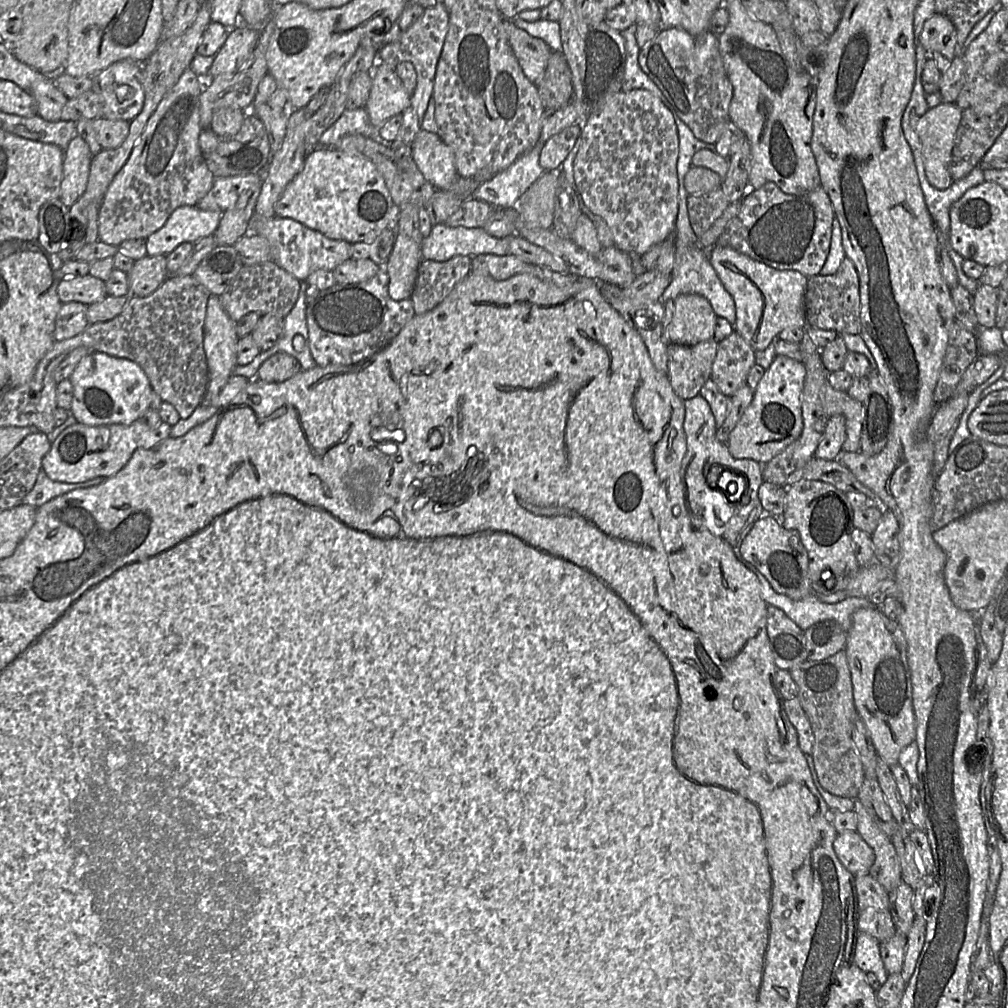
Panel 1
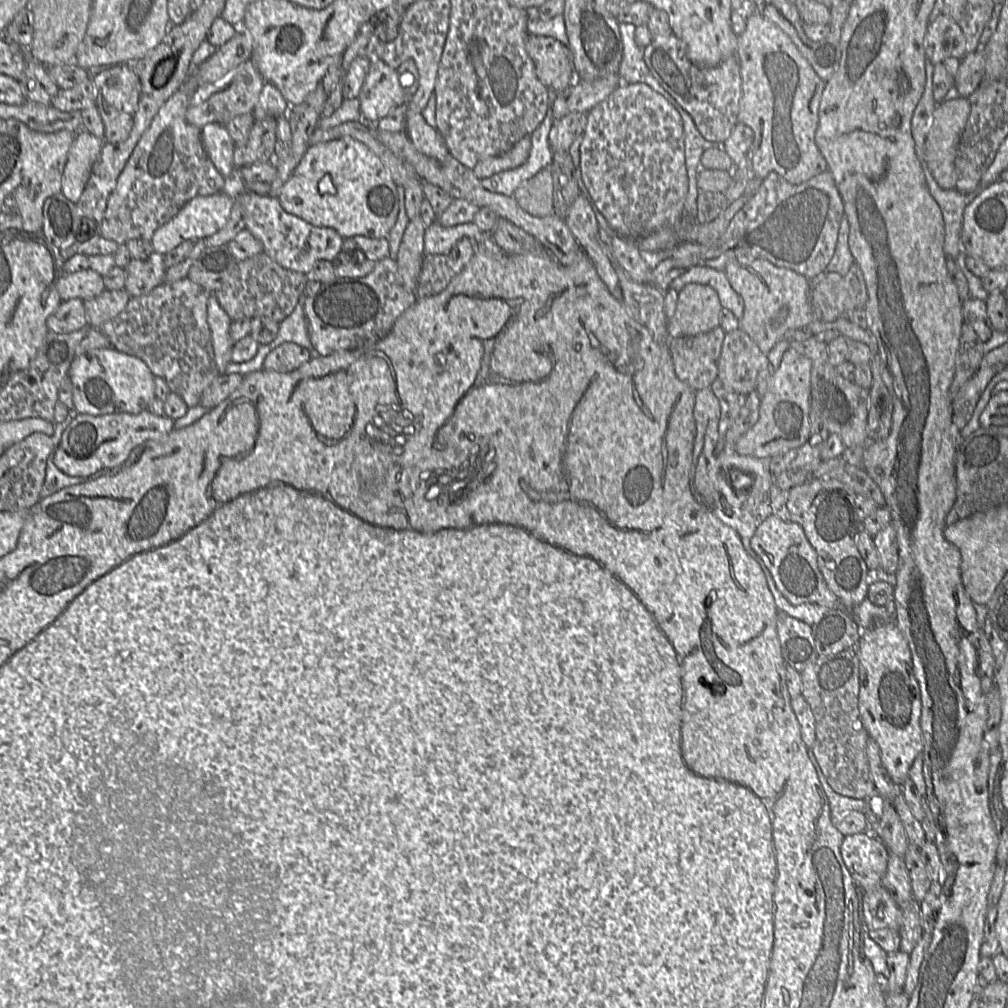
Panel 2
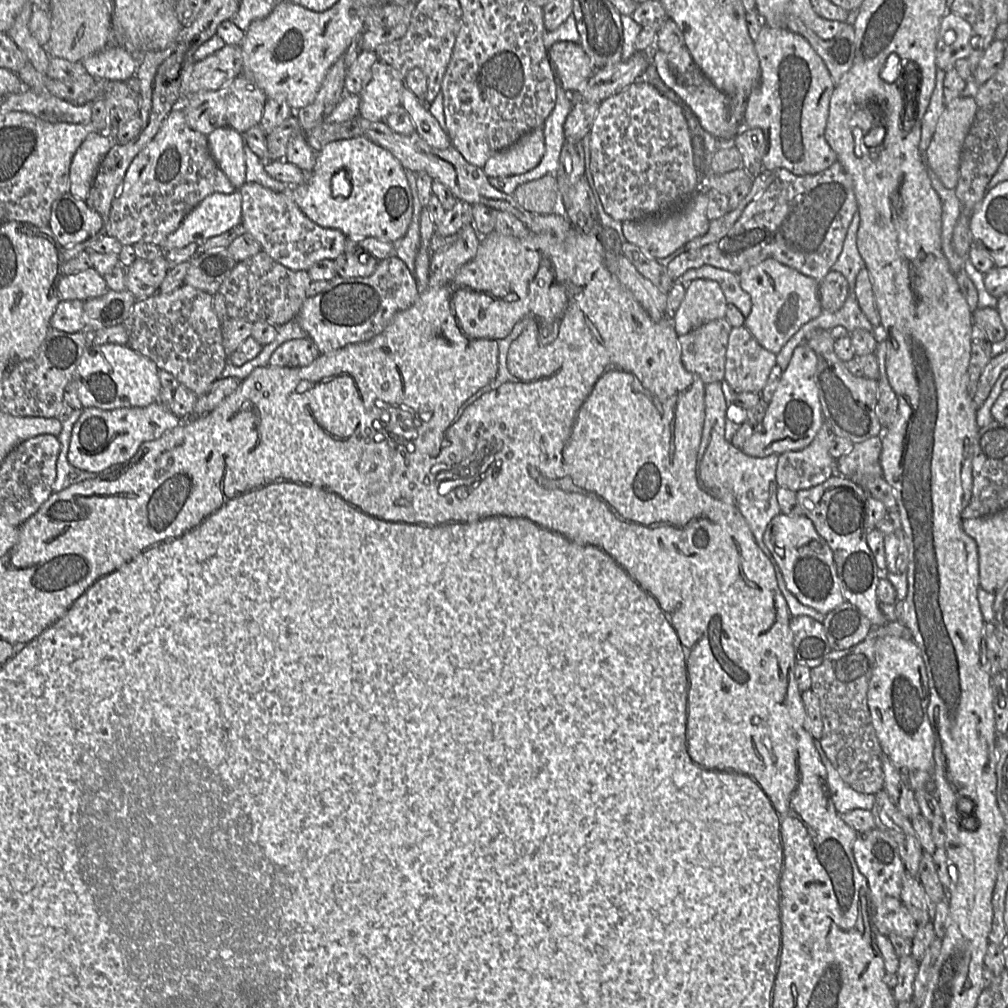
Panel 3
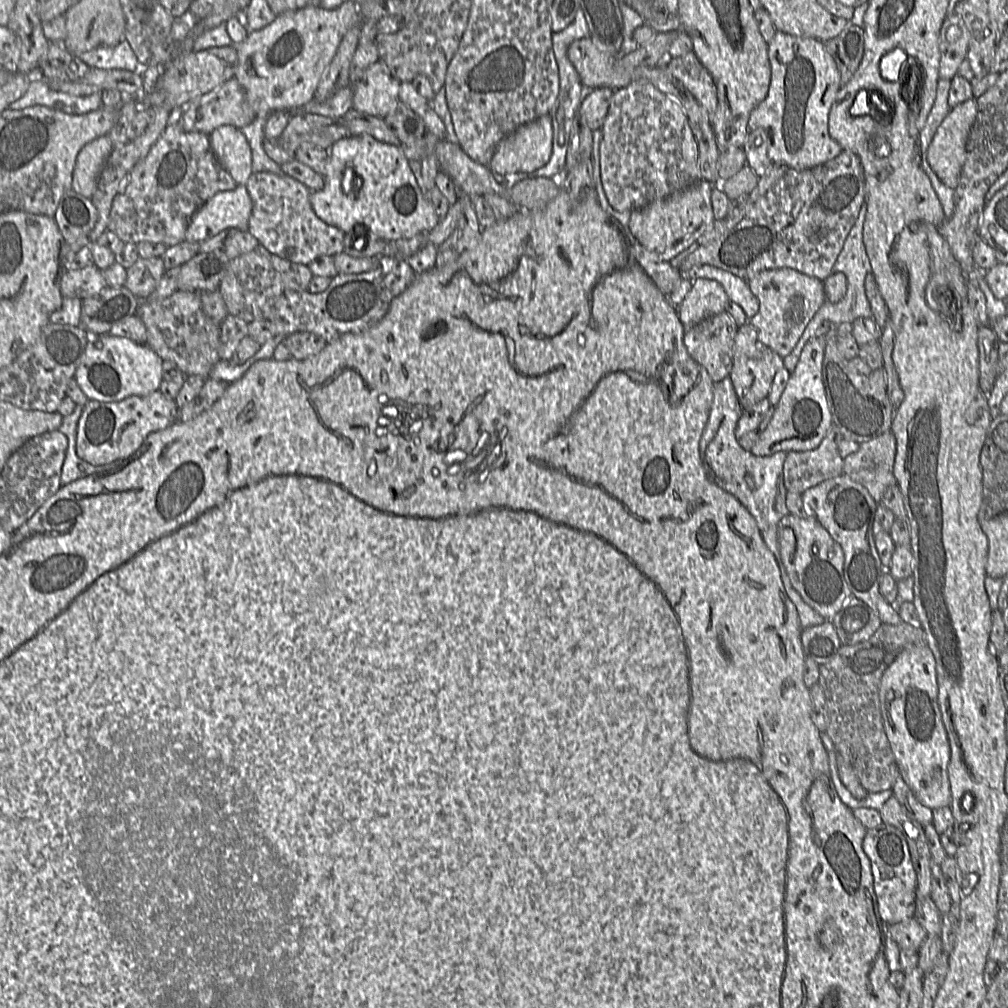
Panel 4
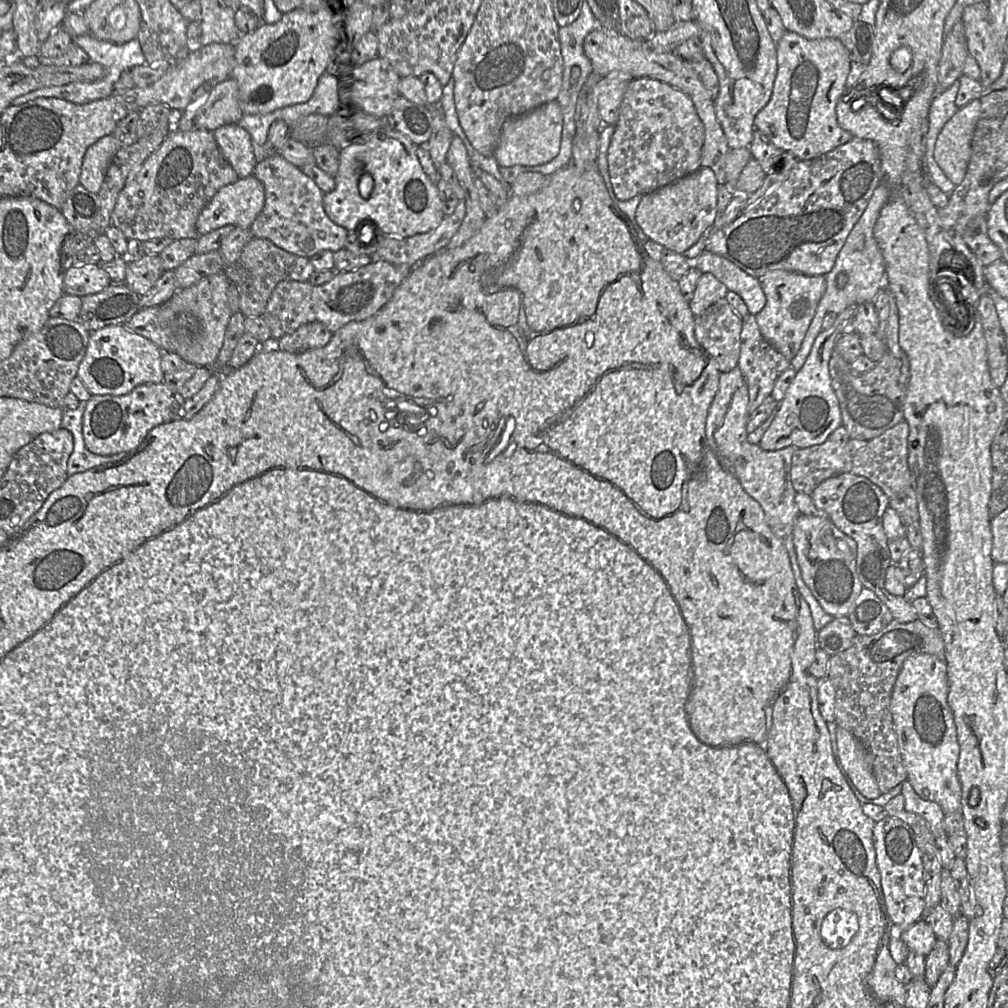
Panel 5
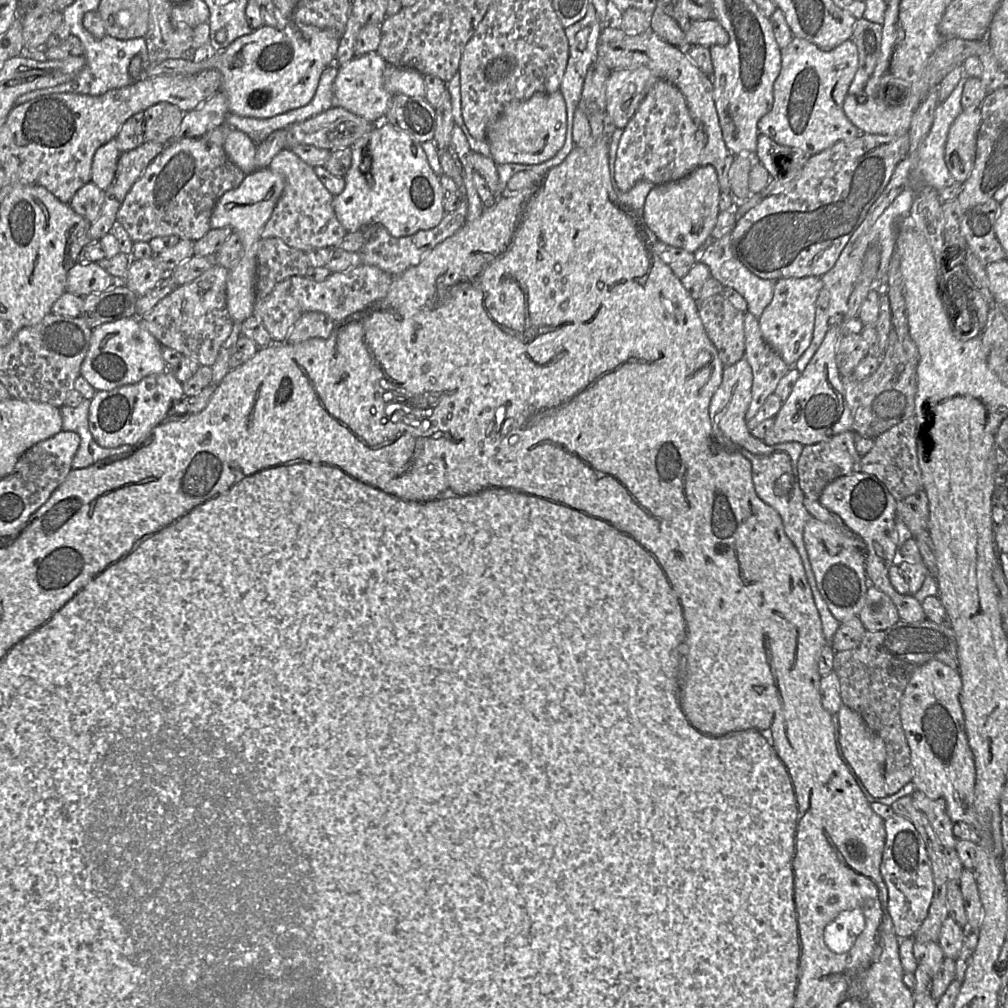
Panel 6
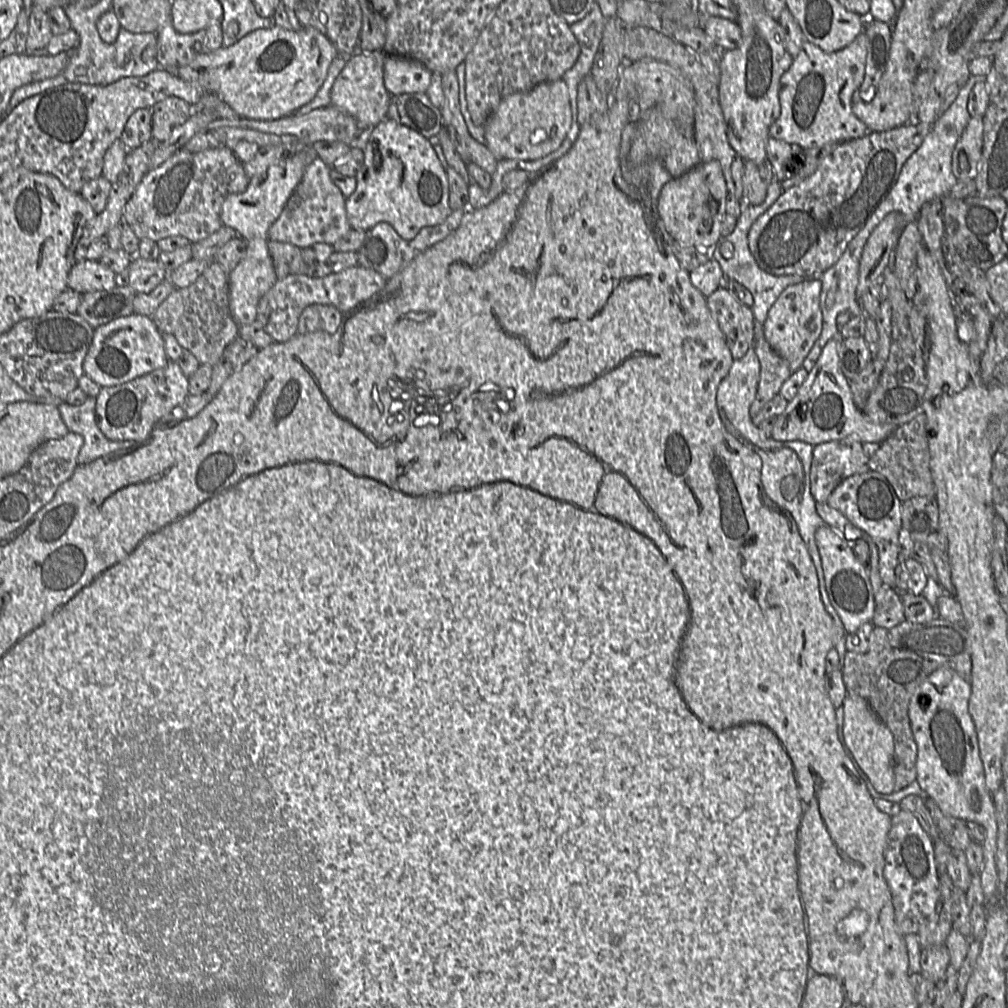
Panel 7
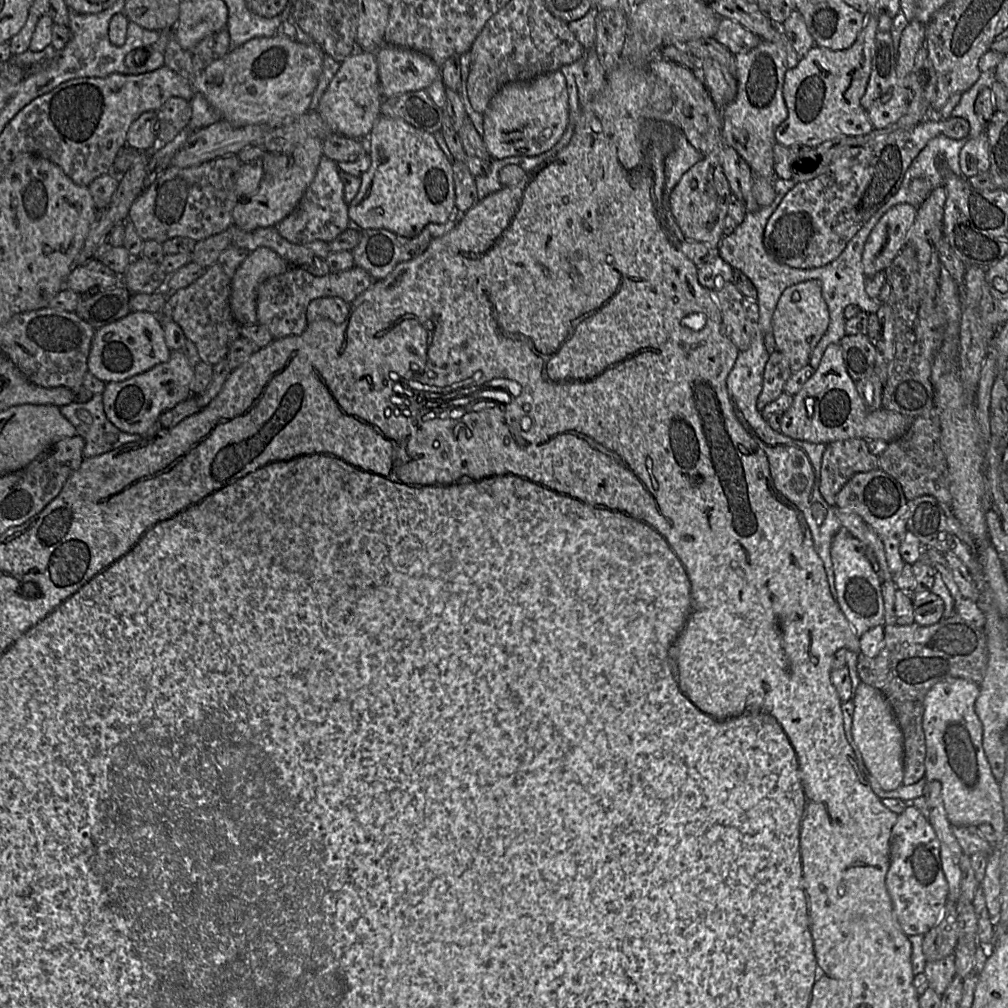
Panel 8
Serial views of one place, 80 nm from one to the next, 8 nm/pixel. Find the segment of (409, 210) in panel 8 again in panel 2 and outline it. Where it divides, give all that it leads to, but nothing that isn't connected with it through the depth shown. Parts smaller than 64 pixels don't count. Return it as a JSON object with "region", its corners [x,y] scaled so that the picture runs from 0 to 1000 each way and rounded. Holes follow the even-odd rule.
{"region":[[[347,136],[307,145],[287,178],[280,184],[275,197],[285,211],[311,224],[331,227],[340,237],[351,234],[384,236],[396,209],[401,205],[399,186],[390,180],[378,159],[363,144]]]}

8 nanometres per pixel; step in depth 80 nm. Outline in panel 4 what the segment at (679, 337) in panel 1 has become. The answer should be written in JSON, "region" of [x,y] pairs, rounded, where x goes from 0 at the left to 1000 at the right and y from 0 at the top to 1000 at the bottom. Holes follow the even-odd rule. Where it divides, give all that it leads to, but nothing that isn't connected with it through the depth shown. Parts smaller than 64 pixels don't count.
{"region":[[[688,278],[685,290],[672,306],[679,326],[682,328],[697,316],[720,309],[722,298],[718,286],[710,278]]]}

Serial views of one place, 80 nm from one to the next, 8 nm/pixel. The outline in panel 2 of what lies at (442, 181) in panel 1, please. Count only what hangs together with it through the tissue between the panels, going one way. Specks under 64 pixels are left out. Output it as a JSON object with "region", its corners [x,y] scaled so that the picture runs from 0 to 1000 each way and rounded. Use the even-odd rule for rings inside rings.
{"region":[[[402,103],[402,115],[403,115],[402,130],[406,138],[408,139],[410,145],[413,147],[413,149],[436,161],[441,160],[444,154],[446,154],[446,152],[435,130],[424,123],[418,112],[413,112],[410,110],[403,111],[403,103]]]}

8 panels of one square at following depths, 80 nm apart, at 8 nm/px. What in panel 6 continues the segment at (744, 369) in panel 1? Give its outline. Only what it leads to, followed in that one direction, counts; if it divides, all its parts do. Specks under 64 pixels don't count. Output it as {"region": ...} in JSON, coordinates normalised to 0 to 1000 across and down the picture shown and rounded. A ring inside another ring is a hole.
{"region":[[[738,311],[739,349],[746,367],[746,396],[739,412],[740,420],[749,414],[760,396],[769,388],[784,364],[759,338],[752,316]]]}

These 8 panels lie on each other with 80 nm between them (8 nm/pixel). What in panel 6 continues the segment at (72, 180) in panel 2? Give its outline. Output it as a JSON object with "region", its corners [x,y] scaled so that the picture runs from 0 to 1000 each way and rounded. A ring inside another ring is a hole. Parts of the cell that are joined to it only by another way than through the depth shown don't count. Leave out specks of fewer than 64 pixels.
{"region":[[[111,138],[98,146],[92,156],[90,181],[104,189],[111,182],[120,154],[115,138]]]}

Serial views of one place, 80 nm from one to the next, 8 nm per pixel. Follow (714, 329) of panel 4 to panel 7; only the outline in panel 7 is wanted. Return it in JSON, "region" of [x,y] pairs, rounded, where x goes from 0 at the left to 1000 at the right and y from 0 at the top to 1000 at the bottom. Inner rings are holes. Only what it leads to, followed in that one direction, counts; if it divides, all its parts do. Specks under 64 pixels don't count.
{"region":[[[720,285],[708,289],[700,295],[700,300],[727,357],[736,355],[747,344],[748,313],[745,306],[733,301]]]}

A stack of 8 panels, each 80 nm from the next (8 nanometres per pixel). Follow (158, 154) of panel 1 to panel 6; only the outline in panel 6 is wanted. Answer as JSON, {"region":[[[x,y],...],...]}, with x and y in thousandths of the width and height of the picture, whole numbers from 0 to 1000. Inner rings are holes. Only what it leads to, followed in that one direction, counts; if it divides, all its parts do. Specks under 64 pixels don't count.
{"region":[[[201,135],[169,141],[146,165],[126,191],[116,210],[116,222],[125,228],[132,240],[148,240],[152,236],[170,233],[195,239],[209,228],[208,215],[217,196],[223,190],[235,187],[243,175],[244,173],[227,158],[221,145],[215,145]]]}

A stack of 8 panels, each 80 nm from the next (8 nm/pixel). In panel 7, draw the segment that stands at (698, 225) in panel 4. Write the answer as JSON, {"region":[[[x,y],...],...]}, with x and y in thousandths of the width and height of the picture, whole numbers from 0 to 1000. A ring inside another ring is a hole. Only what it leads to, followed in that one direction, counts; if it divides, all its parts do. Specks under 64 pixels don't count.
{"region":[[[711,159],[695,161],[677,175],[663,180],[655,188],[652,197],[652,212],[666,235],[677,243],[691,247],[707,246],[715,234],[715,225],[720,214],[722,188]]]}

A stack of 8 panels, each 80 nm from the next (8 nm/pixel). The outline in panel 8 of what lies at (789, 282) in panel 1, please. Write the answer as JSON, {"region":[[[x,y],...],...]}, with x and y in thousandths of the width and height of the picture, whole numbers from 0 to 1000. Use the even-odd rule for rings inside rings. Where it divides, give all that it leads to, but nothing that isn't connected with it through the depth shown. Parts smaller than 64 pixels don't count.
{"region":[[[798,279],[777,289],[766,315],[765,328],[769,345],[781,355],[786,370],[802,362],[805,350],[821,322],[822,309],[815,294],[813,279]]]}

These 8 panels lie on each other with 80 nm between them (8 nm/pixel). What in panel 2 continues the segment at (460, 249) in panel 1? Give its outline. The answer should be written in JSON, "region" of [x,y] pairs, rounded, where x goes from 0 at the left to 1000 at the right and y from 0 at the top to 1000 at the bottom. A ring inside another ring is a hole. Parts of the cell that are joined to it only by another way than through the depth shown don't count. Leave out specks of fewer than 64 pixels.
{"region":[[[432,219],[422,227],[421,252],[444,252],[458,236],[465,236],[470,242],[478,242],[485,234],[470,221],[441,225]]]}

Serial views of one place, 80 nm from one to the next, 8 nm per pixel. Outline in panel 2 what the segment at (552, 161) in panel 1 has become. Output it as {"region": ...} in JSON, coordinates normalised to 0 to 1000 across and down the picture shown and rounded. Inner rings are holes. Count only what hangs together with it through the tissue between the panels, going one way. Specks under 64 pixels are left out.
{"region":[[[568,111],[552,119],[546,129],[544,139],[549,152],[563,150],[574,135],[577,136],[582,122],[582,112]]]}

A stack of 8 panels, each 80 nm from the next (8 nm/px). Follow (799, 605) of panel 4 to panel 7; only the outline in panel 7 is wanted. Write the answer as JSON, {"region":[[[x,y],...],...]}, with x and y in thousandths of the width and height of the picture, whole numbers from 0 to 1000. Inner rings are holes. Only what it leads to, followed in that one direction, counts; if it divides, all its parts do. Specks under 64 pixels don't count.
{"region":[[[747,346],[734,356],[728,357],[720,374],[711,386],[710,400],[721,426],[748,446],[756,456],[755,478],[761,492],[779,505],[789,517],[794,532],[809,562],[813,588],[818,584],[814,553],[809,536],[811,525],[819,521],[810,506],[810,497],[804,487],[803,470],[808,442],[797,438],[767,437],[747,421],[743,407],[747,400],[754,375],[754,360]]]}

